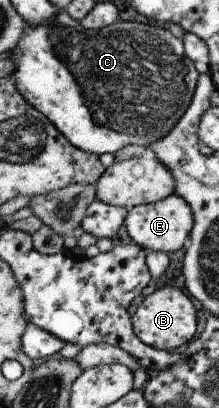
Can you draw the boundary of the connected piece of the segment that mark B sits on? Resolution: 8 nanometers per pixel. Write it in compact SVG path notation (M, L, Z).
M163 286L144 297L133 316L130 317L135 337L149 347L178 352L197 331L197 311L193 303L179 289Z

